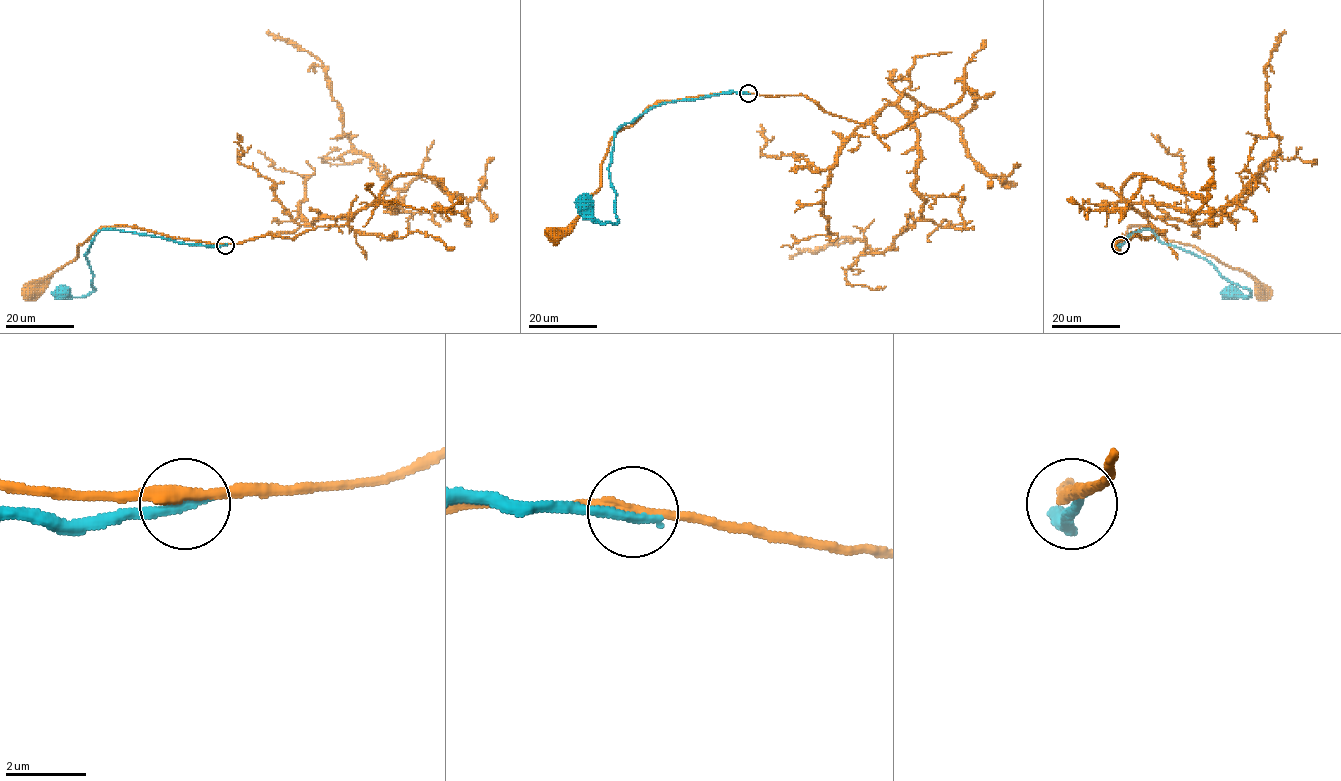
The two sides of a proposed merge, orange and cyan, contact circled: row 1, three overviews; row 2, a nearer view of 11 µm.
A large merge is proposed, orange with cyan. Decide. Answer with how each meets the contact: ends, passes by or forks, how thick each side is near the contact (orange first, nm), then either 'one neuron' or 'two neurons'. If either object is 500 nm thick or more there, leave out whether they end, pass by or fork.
orange passes by; cyan ends there; 240 nm thick on the orange side, 300 nm on the other; two neurons

